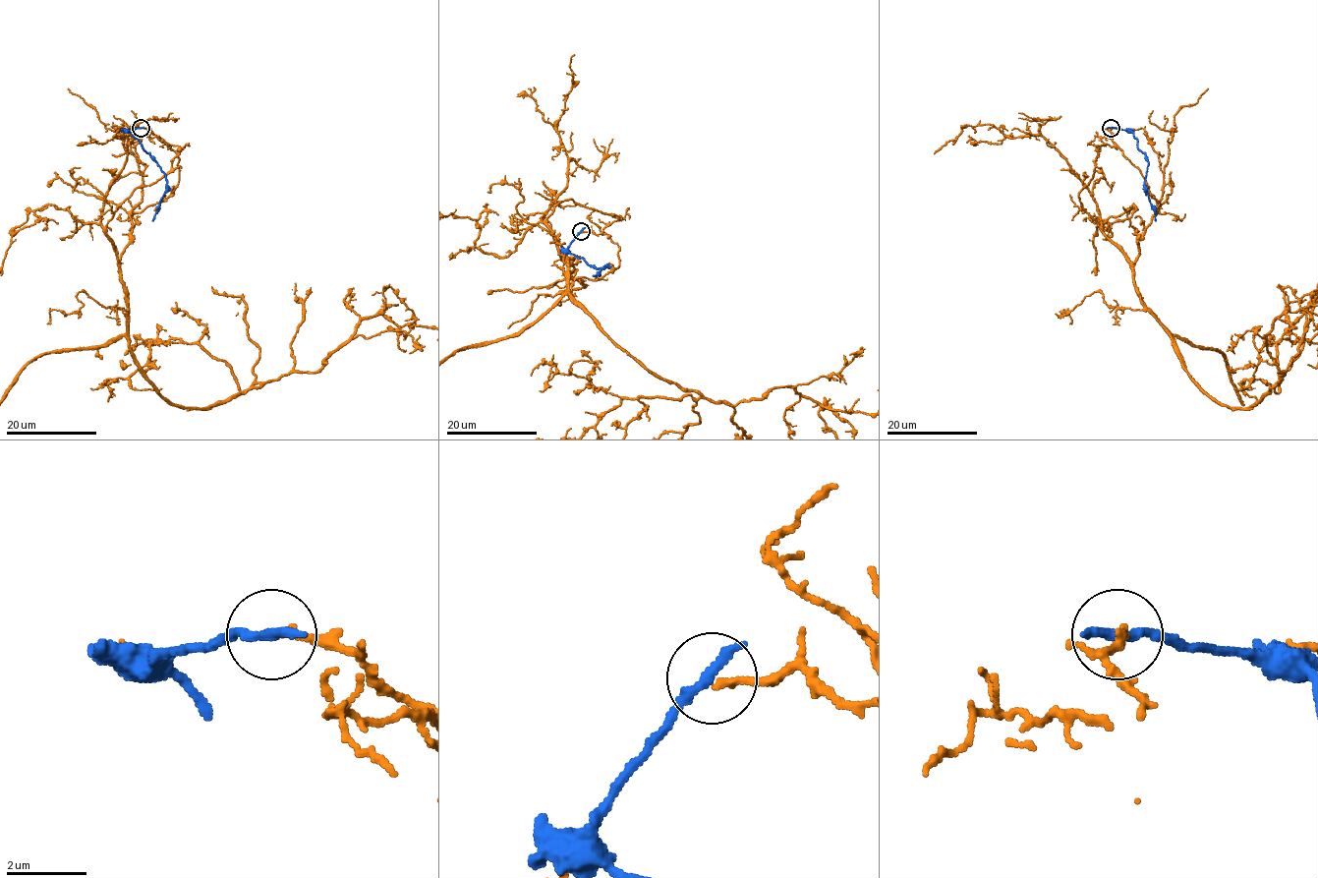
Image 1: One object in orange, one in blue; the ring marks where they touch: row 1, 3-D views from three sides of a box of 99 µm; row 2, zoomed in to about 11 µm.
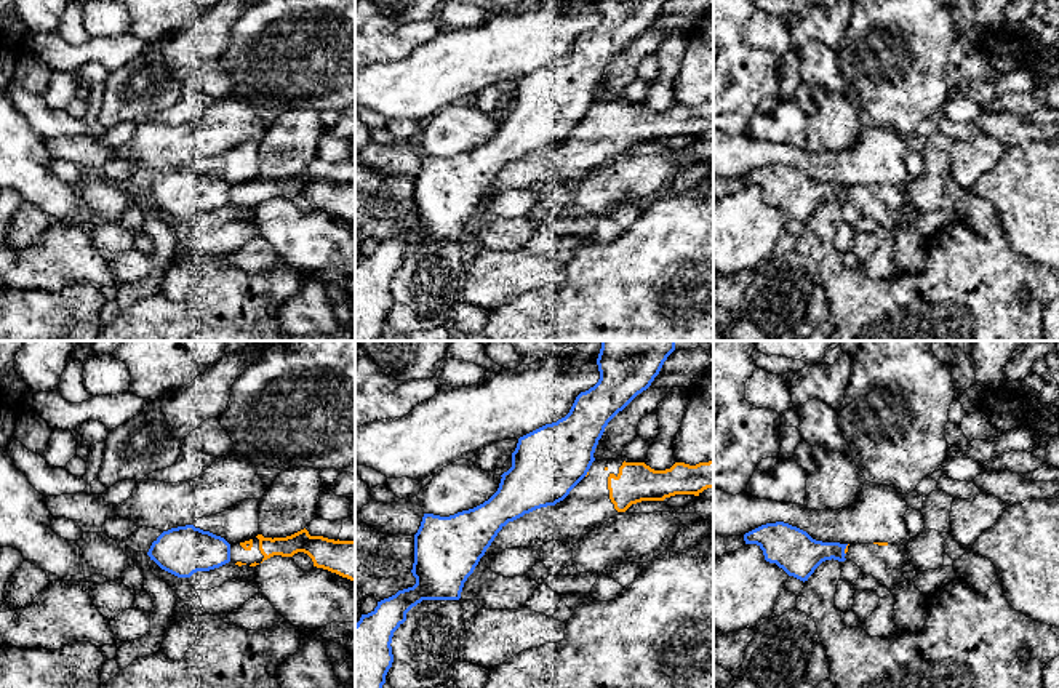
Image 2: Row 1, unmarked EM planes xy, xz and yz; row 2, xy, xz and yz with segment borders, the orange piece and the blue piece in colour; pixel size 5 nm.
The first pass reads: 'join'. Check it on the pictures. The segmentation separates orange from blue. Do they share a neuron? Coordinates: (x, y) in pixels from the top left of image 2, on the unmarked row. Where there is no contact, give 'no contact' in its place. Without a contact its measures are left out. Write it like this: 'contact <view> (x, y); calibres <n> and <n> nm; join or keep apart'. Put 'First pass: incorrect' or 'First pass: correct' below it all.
contact yz (845, 191); calibres 20 and 220 nm; keep apart
First pass: incorrect

